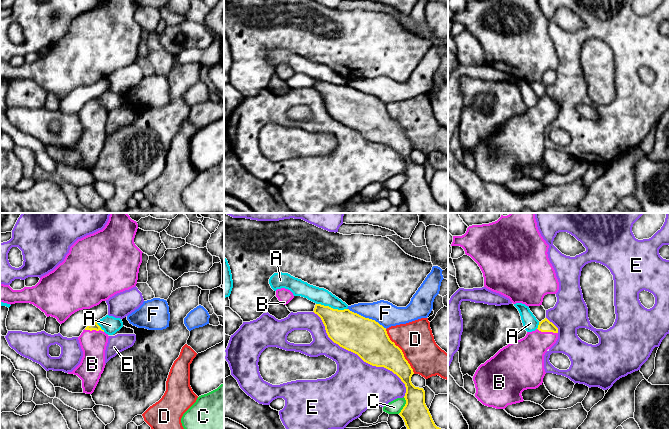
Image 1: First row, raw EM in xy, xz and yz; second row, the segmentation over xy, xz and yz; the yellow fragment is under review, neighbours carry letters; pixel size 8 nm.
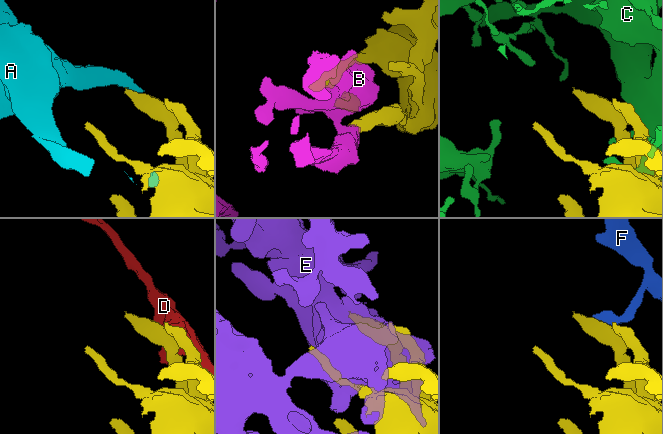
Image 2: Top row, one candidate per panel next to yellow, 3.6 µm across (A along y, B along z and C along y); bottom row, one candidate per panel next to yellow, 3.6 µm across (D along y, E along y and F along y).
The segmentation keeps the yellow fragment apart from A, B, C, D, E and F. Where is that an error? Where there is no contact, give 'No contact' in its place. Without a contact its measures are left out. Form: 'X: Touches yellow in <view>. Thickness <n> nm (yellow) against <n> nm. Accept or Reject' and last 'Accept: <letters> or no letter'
A: Touches yellow in xz. Thickness 300 nm (yellow) against 130 nm. Reject
B: Touches yellow in yz. Thickness 100 nm (yellow) against 280 nm. Accept
C: Touches yellow in xz. Thickness 240 nm (yellow) against 110 nm. Reject
D: Touches yellow in xz. Thickness 300 nm (yellow) against 280 nm. Reject
E: Touches yellow in xz. Thickness 300 nm (yellow) against 400 nm. Reject
F: Touches yellow in xz. Thickness 300 nm (yellow) against 190 nm. Reject
Accept: B

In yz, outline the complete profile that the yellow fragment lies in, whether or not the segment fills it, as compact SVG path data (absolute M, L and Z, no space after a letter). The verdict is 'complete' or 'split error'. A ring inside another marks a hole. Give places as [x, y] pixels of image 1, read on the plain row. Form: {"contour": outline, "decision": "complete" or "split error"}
{"contour": "M547 94L539 98L535 107L500 125L493 133L481 140L476 146L473 157L475 173L483 181L496 185L505 185L508 181L523 178L522 168L536 165L543 159L546 150L544 131L558 115L558 104Z", "decision": "split error"}

